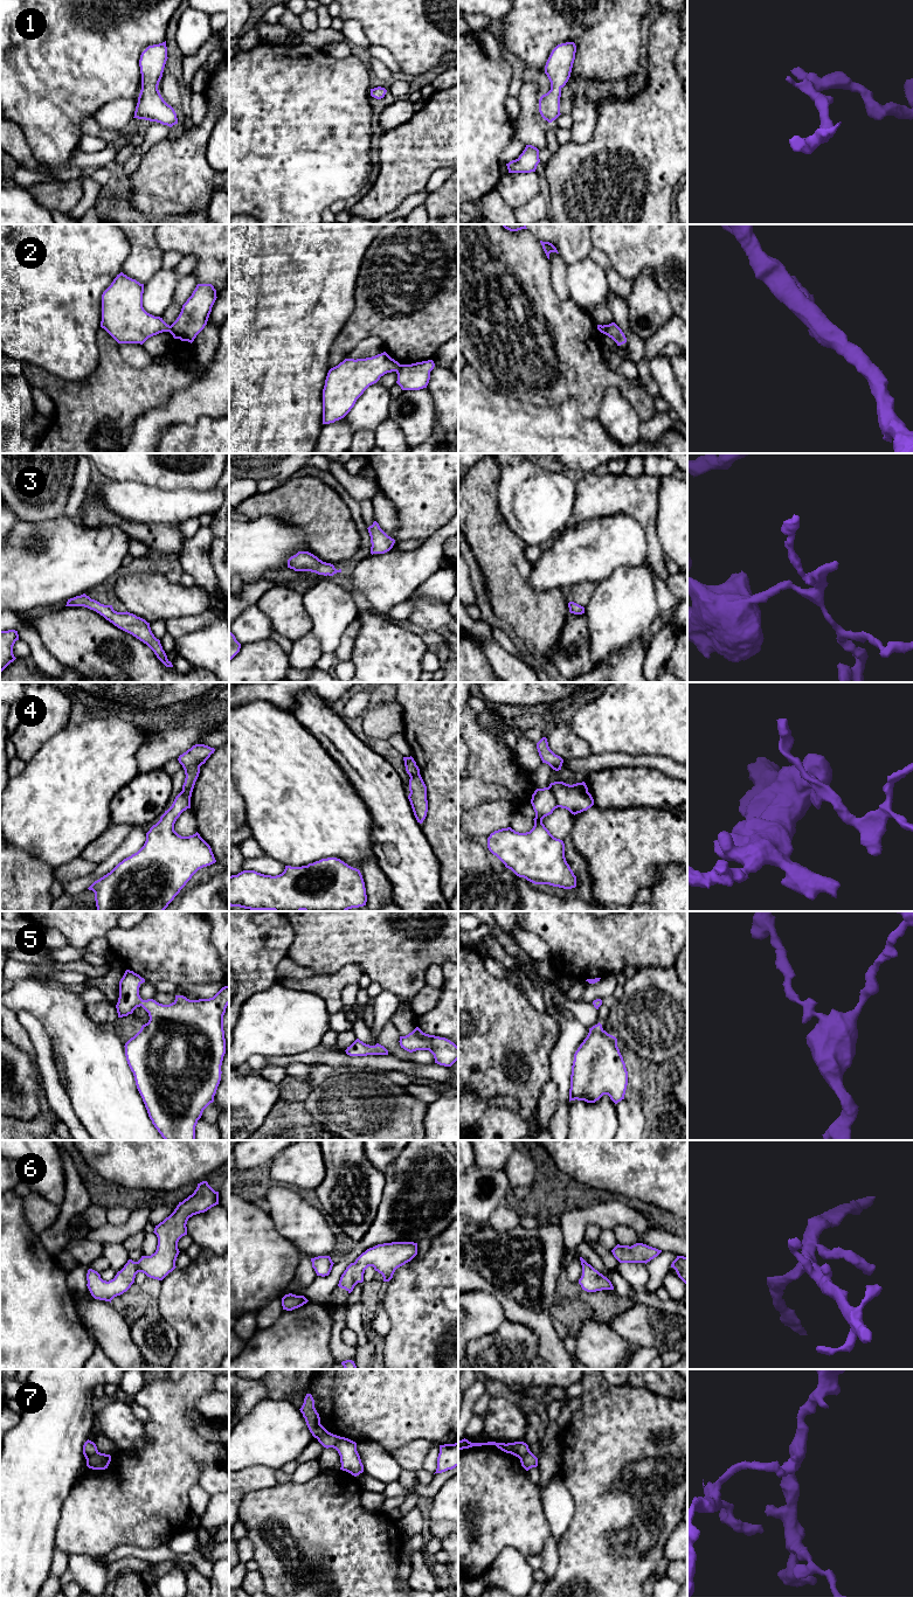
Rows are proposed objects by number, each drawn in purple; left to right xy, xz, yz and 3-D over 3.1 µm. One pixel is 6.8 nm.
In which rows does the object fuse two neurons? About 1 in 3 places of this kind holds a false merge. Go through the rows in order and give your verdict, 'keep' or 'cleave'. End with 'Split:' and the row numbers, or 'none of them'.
1: keep
2: cleave
3: keep
4: cleave
5: keep
6: keep
7: cleave
Split: 2, 4, 7

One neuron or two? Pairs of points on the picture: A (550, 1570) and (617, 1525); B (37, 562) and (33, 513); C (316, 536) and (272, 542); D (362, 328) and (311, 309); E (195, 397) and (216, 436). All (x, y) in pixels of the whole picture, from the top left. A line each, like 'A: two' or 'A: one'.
A: two
B: two
C: two
D: two
E: two

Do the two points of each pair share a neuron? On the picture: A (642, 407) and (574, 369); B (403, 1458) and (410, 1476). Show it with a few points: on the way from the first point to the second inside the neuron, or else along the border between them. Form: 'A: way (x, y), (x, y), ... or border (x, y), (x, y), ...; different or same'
A: way (627, 389), (620, 382), (611, 379), (592, 379); same
B: border (402, 1469), (415, 1472); different

